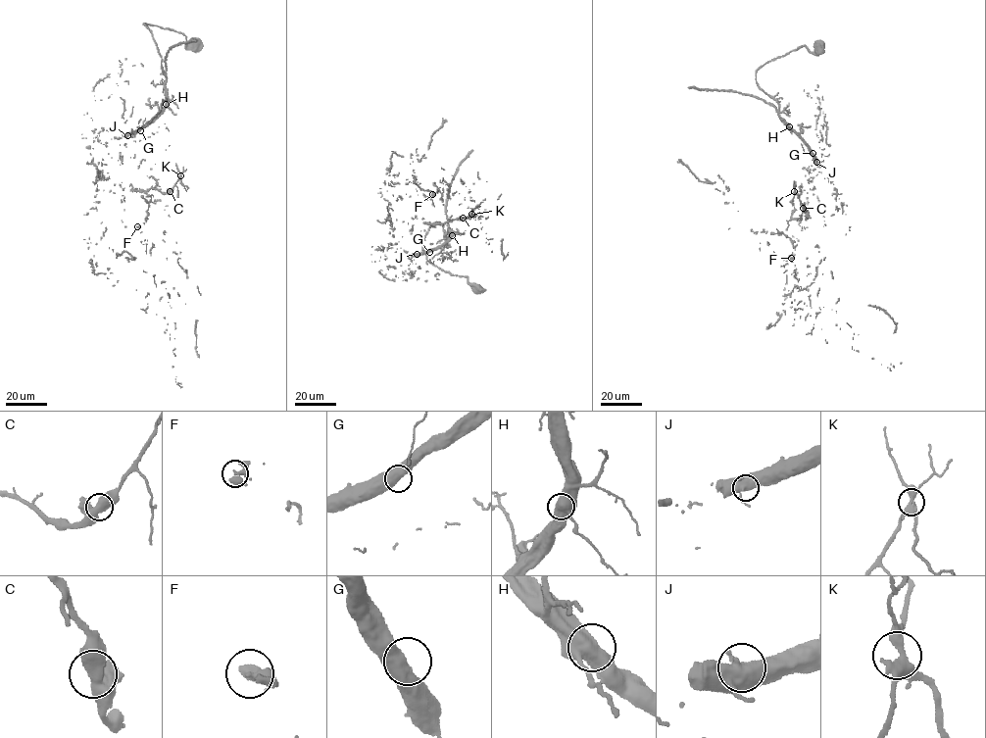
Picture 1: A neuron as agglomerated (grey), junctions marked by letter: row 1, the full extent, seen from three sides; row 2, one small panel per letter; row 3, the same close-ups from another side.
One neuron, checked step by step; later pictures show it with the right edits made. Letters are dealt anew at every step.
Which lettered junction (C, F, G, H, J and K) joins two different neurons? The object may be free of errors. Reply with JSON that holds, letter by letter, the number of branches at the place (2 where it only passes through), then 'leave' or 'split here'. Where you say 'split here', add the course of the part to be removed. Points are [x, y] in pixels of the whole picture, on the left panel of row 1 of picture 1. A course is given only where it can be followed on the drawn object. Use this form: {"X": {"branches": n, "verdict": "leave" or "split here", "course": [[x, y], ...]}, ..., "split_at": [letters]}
{"C": {"branches": 2, "verdict": "leave"}, "F": {"branches": 2, "verdict": "leave"}, "G": {"branches": 2, "verdict": "leave"}, "H": {"branches": 3, "verdict": "leave"}, "J": {"branches": 3, "verdict": "leave"}, "K": {"branches": 4, "verdict": "leave"}, "split_at": []}

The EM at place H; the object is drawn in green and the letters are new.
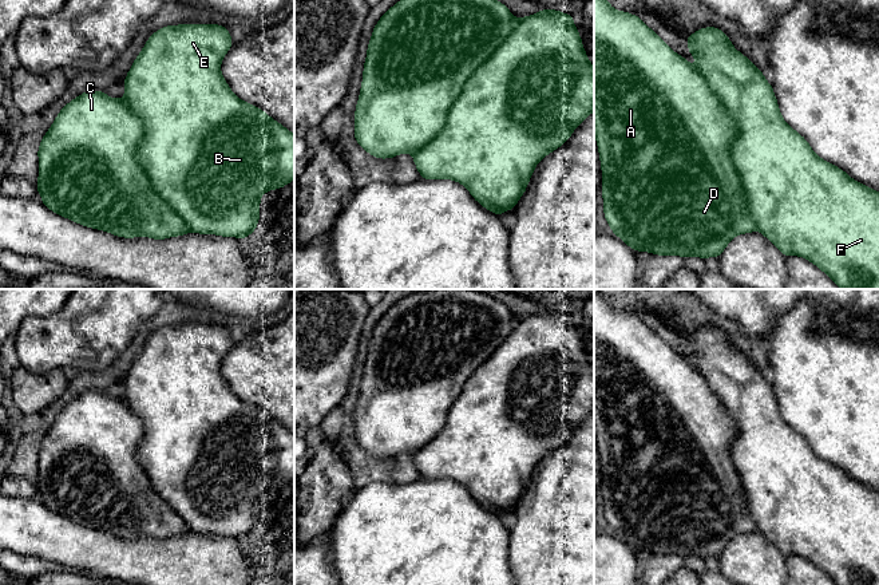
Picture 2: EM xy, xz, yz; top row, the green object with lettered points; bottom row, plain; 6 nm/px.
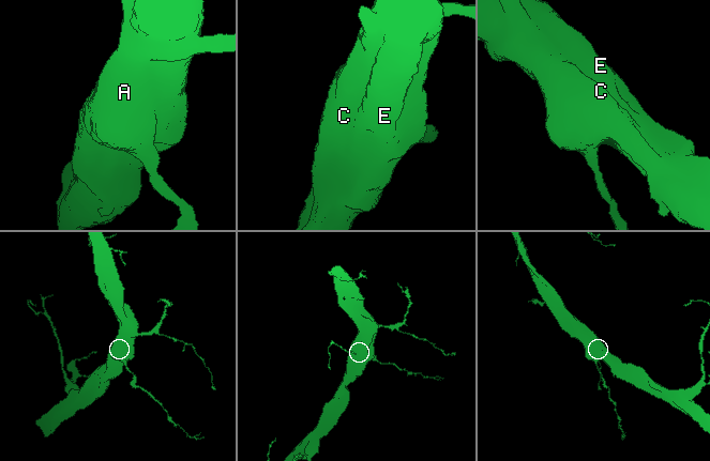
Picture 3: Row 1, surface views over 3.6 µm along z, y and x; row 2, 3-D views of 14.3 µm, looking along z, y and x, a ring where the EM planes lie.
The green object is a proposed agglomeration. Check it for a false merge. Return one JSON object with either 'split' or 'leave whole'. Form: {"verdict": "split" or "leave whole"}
{"verdict": "leave whole"}

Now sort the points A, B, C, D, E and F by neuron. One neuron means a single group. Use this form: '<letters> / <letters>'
A B C D E F

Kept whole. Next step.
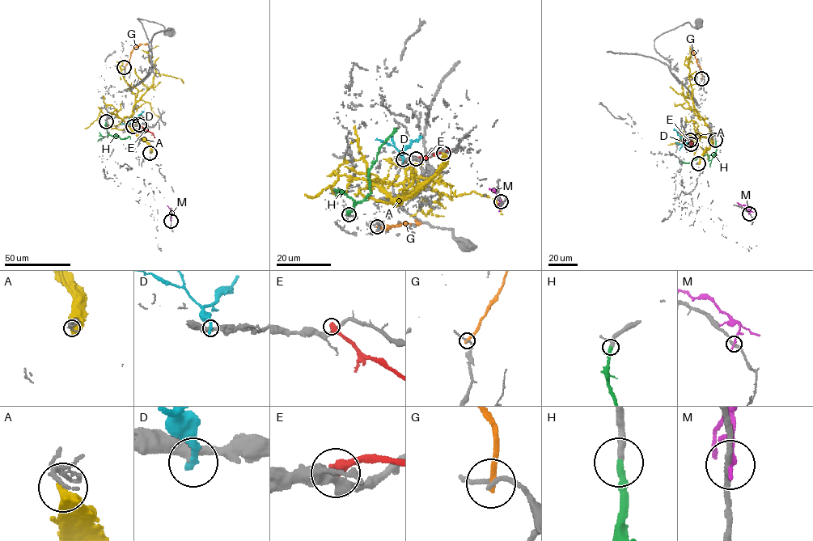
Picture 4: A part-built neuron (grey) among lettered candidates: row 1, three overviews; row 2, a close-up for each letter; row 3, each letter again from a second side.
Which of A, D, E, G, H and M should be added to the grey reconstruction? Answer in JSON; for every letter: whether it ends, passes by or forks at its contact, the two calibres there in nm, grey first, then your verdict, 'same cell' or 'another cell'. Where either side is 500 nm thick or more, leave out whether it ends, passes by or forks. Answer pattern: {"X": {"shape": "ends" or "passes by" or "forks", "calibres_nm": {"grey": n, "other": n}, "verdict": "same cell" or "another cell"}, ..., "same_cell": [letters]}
{"A": {"calibres_nm": {"grey": 130, "other": 650}, "verdict": "another cell"}, "D": {"shape": "ends", "calibres_nm": {"grey": 380, "other": 320}, "verdict": "another cell"}, "E": {"calibres_nm": {"grey": 280, "other": 500}, "verdict": "another cell"}, "G": {"shape": "ends", "calibres_nm": {"grey": 150, "other": 240}, "verdict": "another cell"}, "H": {"shape": "ends", "calibres_nm": {"grey": 240, "other": 300}, "verdict": "same cell"}, "M": {"shape": "ends", "calibres_nm": {"grey": 240, "other": 220}, "verdict": "another cell"}, "same_cell": ["H"]}

